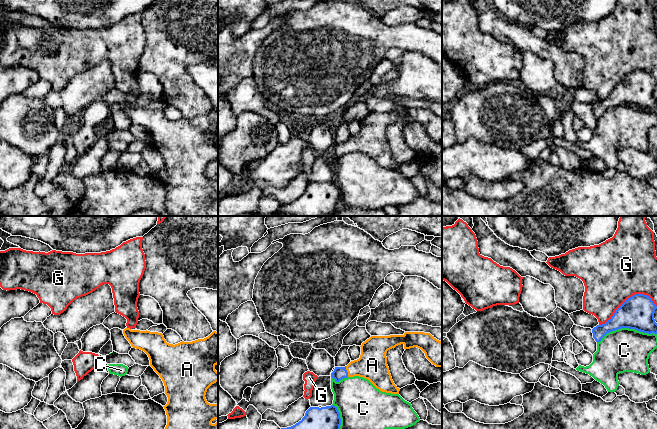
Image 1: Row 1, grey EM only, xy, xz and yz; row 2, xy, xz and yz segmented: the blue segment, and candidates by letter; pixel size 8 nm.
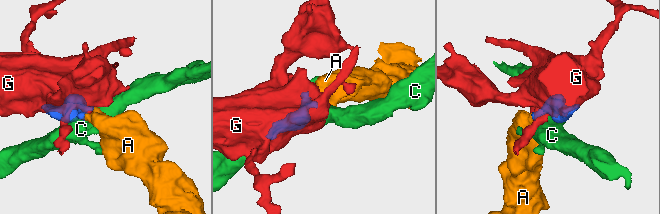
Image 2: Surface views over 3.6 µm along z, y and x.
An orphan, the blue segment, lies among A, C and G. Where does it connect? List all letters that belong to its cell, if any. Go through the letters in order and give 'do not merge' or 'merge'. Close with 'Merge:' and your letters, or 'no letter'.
A: merge
C: do not merge
G: do not merge
Merge: A

